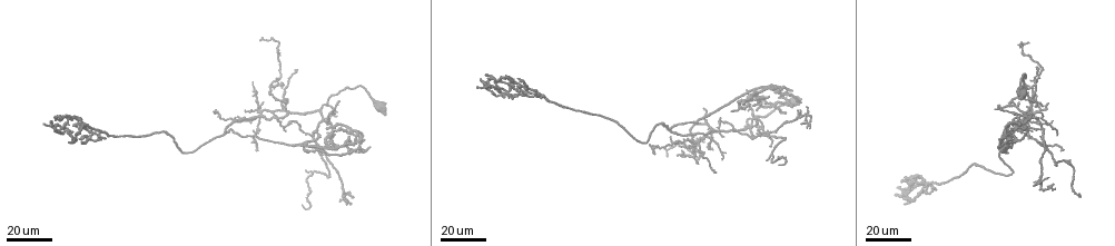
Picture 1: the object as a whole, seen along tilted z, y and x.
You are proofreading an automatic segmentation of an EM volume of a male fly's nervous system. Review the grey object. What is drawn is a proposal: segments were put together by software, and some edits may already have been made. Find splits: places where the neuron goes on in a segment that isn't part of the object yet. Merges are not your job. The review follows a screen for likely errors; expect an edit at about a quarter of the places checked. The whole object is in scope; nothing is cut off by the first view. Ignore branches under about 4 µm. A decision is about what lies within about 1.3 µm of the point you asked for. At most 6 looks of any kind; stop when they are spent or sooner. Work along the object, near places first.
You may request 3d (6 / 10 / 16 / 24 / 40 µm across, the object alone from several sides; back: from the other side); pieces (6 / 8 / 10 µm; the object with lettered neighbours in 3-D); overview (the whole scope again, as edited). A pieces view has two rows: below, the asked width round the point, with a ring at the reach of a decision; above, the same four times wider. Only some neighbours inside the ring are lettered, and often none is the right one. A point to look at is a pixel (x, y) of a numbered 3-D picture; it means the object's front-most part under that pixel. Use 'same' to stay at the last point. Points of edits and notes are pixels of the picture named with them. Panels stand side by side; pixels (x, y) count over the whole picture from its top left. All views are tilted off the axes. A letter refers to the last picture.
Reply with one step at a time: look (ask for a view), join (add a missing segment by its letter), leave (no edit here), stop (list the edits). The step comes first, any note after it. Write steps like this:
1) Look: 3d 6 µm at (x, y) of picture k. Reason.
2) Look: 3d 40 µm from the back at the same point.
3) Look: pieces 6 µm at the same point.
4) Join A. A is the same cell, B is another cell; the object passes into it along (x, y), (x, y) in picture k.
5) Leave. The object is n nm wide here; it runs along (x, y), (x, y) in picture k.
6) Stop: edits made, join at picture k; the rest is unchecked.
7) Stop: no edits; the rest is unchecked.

Look: 3d 24 µm at (757, 111) of picture 1.

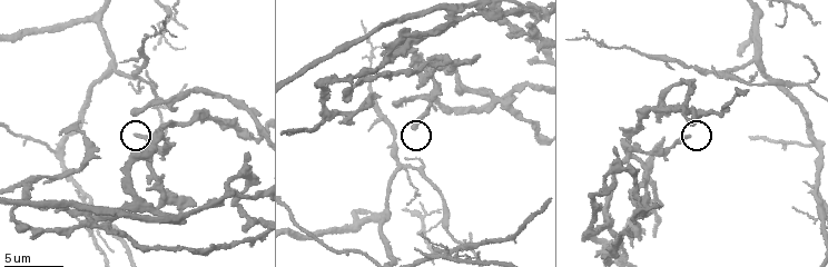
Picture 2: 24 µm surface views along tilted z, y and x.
Look: pieces 8 µm at (689, 135) of picture 2.

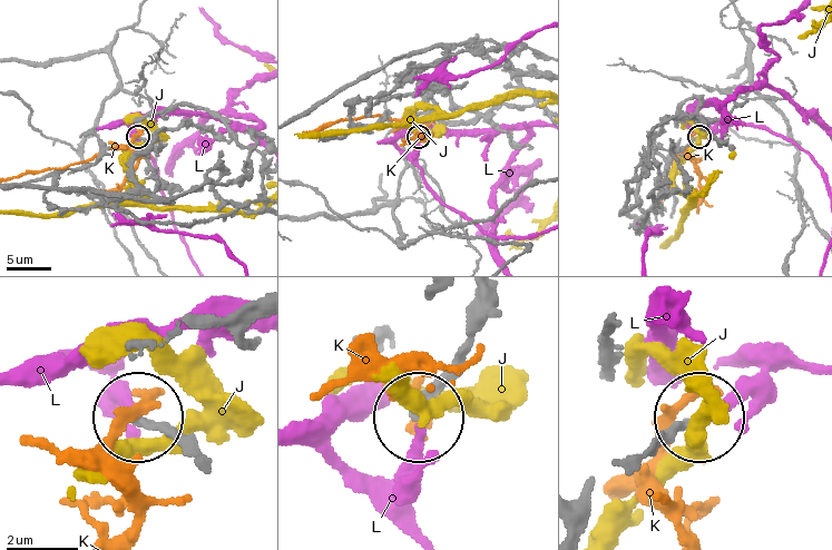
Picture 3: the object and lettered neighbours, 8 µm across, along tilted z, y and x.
Leave. J, K and L are other cells; it runs along (155, 199), (133, 163), (158, 143), (139, 137) in picture 3; no lettered segment goes on from it.

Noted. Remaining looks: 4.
Look: pieces 10 µm at (339, 120) of picture 2.

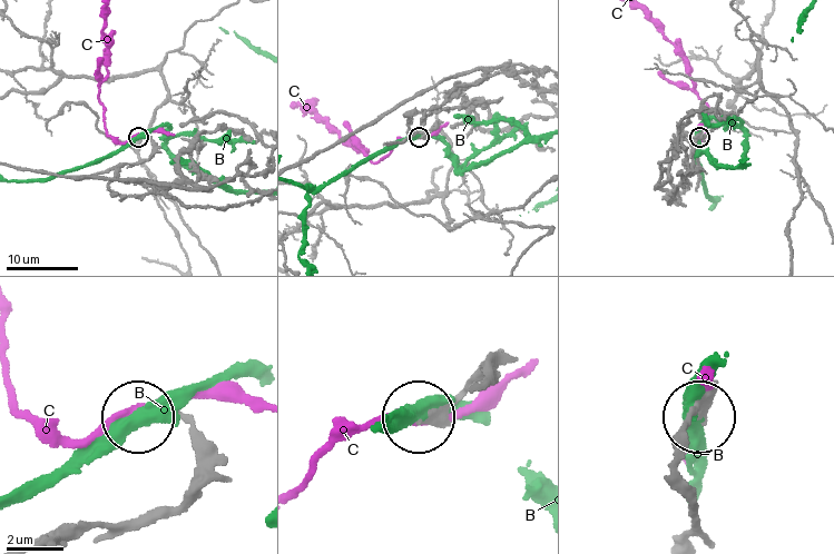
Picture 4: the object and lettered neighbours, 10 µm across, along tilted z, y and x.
Leave. B and C are other cells; it runs along (130, 195), (108, 185), (150, 155), (139, 136) in picture 4; no lettered segment goes on from it.

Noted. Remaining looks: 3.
Look: 3d 40 µm at (104, 137) of picture 1. Branch stops here.

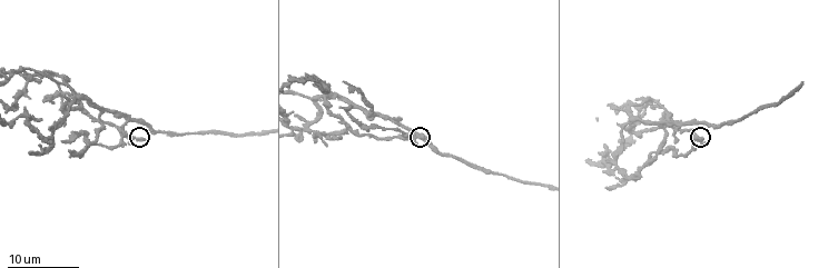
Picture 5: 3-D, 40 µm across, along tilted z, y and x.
Look: pieces 8 µm at (426, 136) of picture 5.

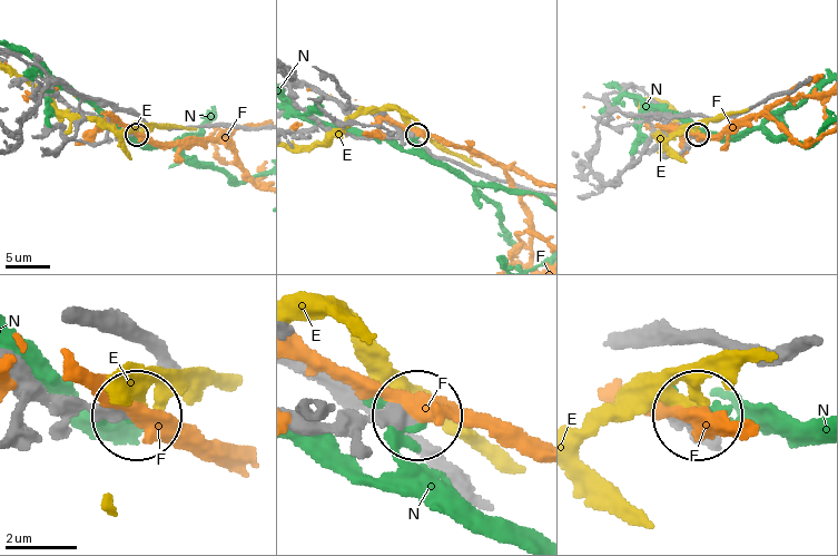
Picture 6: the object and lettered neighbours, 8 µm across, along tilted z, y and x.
Leave. E, F and N are other cells; it runs along (17, 354), (55, 394), (129, 417) in picture 6; none of them fits.

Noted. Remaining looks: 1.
Stop: no edits; the rest is unchecked.

